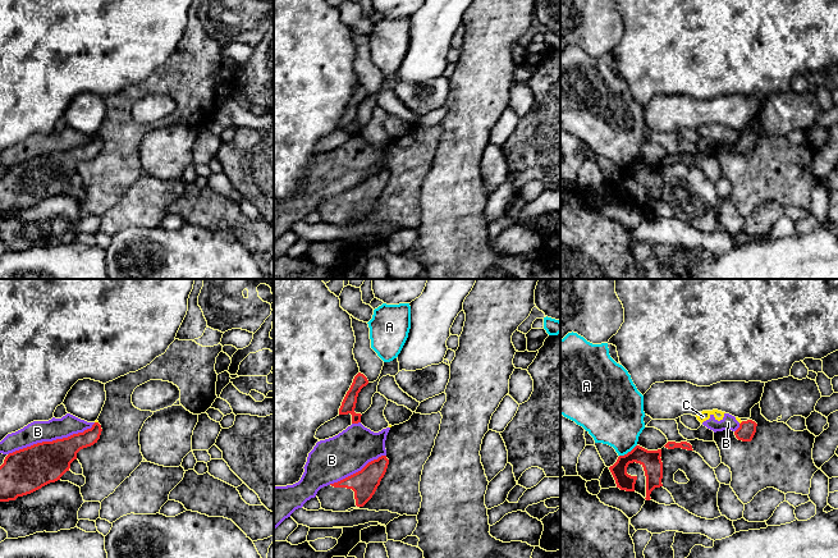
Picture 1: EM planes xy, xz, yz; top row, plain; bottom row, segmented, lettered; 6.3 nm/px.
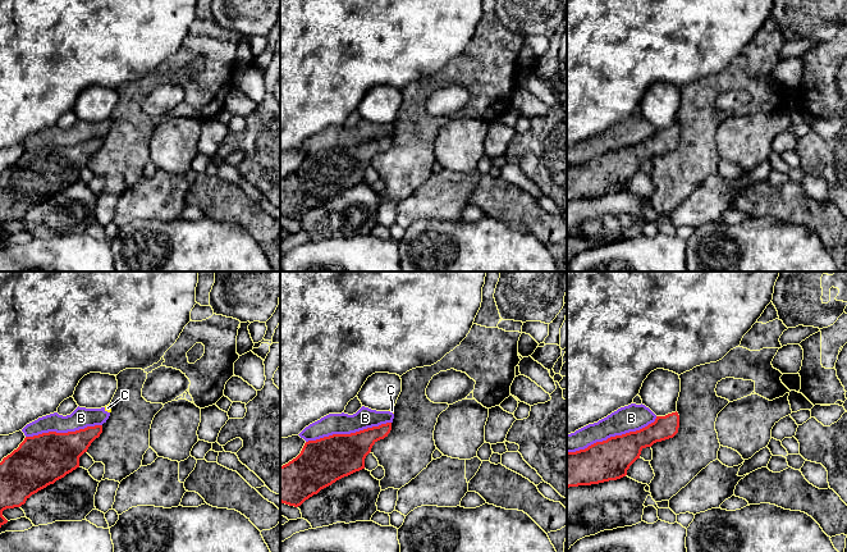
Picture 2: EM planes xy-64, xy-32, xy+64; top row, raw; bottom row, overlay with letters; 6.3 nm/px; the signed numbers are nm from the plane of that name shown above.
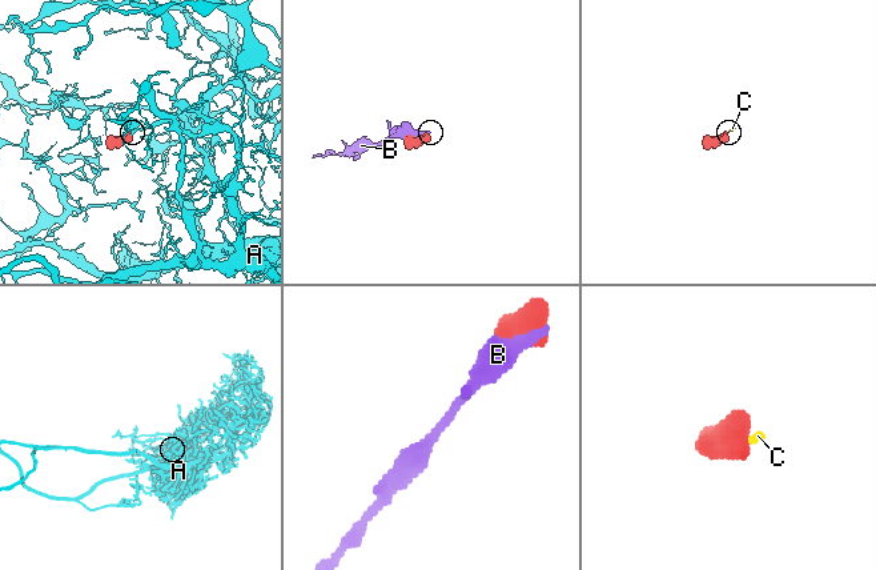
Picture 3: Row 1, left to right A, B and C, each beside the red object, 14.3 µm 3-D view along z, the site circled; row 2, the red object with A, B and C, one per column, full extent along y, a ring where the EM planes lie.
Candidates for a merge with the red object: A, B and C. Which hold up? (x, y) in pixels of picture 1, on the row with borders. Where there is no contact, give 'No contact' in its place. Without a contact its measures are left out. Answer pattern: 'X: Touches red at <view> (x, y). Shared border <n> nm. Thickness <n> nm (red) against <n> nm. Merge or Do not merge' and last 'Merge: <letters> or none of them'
A: Touches red at yz (628, 452). Shared border 130 nm. Thickness 130 nm (red) against 360 nm. Do not merge
B: Touches red at xy (53, 440). Shared border 600 nm. Thickness 280 nm (red) against 140 nm. Do not merge
C: Touches red at xy (96, 422). Shared border 30 nm. Thickness 140 nm (red) against 20 nm. Do not merge
Merge: none of them

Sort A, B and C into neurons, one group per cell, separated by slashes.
A / B C

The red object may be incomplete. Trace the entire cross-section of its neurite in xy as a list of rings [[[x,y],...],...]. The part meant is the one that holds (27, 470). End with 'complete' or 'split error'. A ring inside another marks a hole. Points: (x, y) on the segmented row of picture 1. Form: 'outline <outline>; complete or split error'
outline [[[101,425],[52,442],[42,442],[9,453],[0,466],[0,502],[15,500],[60,480],[77,453],[97,443]]]; complete

